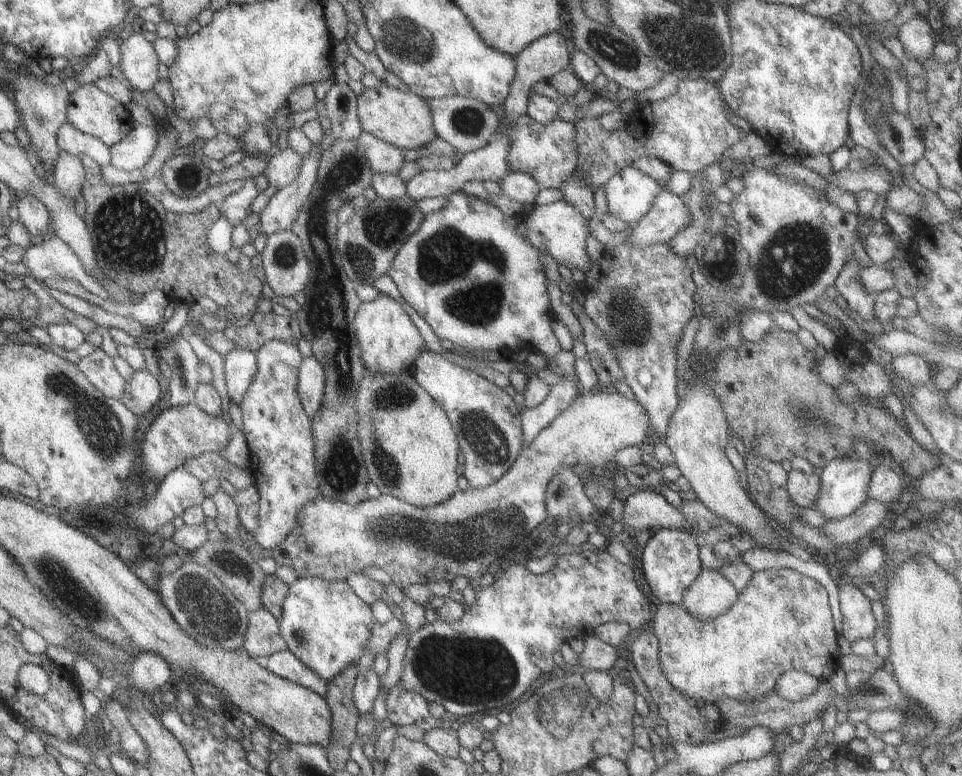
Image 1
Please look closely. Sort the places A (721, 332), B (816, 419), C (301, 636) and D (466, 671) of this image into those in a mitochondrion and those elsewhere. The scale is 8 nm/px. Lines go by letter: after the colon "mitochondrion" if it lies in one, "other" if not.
A: mitochondrion
B: mitochondrion
C: mitochondrion
D: mitochondrion

